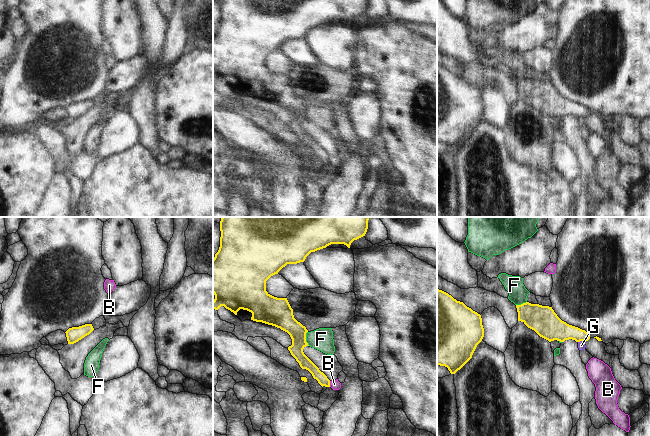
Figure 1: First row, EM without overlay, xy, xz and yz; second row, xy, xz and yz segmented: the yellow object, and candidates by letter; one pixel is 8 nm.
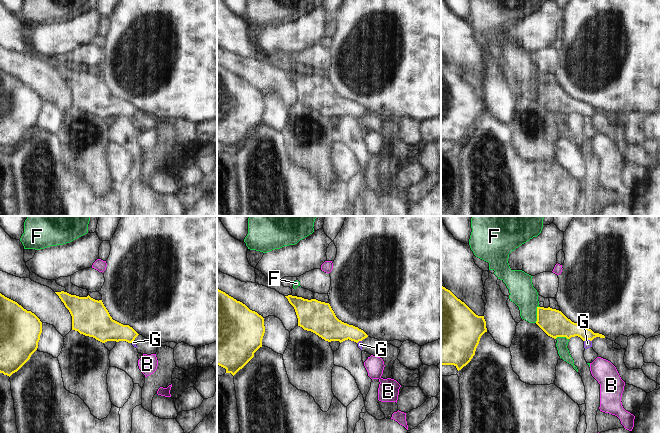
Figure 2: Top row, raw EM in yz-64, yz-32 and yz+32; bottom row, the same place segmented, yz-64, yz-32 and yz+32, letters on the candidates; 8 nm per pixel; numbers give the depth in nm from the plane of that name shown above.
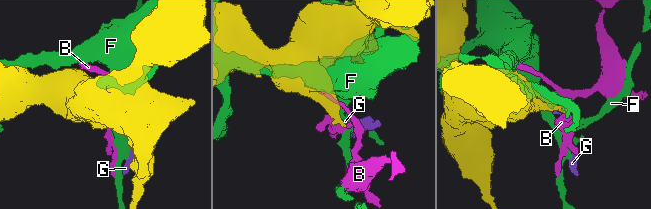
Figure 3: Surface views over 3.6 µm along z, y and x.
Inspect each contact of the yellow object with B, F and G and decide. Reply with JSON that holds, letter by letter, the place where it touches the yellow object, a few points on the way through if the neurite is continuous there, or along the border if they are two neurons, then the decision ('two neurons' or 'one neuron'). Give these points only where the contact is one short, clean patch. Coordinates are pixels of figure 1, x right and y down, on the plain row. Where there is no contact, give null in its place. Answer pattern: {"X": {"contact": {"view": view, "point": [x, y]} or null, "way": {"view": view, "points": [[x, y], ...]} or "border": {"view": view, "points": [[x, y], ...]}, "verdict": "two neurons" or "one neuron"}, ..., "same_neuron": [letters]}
{"B": {"contact": {"view": "xz", "point": [329, 160]}, "border": {"view": "xz", "points": [[329, 157], [330, 162]]}, "verdict": "two neurons"}, "F": {"contact": {"view": "xz", "point": [305, 114]}, "verdict": "two neurons"}, "G": {"contact": {"view": "yz", "point": [581, 116]}, "border": {"view": "yz", "points": [[584, 117], [578, 118]]}, "verdict": "two neurons"}, "same_neuron": []}

